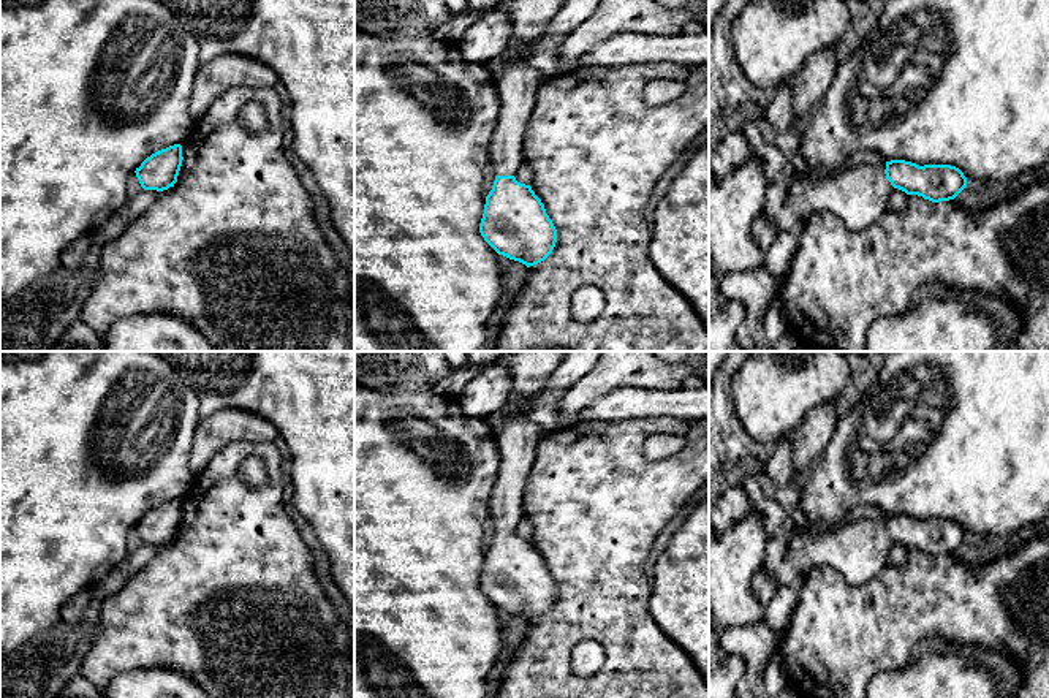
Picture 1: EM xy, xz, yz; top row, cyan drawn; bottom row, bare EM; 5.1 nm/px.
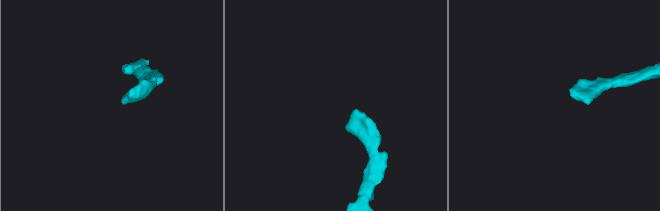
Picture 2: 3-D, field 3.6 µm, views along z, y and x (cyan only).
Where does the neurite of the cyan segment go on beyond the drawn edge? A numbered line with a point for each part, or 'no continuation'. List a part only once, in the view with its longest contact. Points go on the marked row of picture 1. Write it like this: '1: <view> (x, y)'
1: xz (516, 86)

